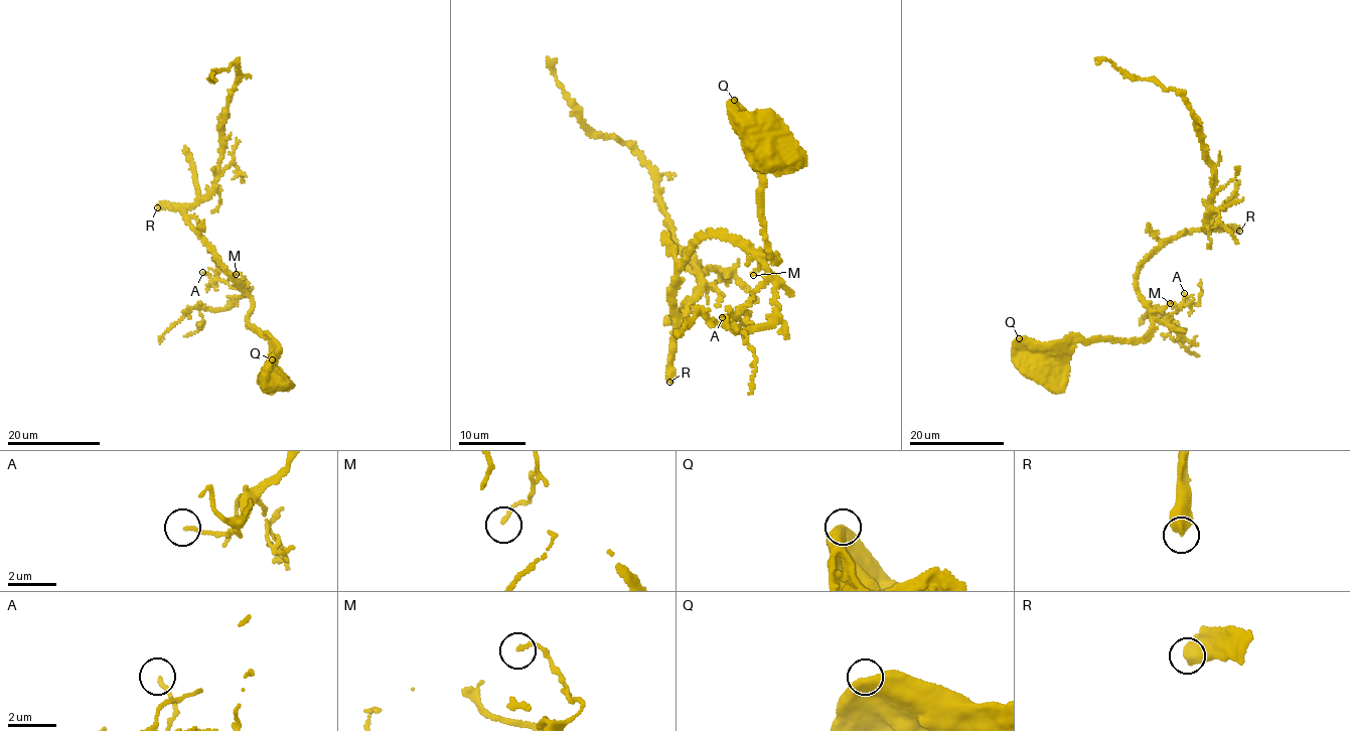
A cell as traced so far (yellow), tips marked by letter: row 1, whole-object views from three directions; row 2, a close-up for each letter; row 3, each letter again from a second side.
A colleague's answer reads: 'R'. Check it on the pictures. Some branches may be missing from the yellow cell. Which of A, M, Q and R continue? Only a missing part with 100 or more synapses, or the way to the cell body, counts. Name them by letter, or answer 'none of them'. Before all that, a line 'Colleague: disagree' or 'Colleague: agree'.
Colleague: agree
R

